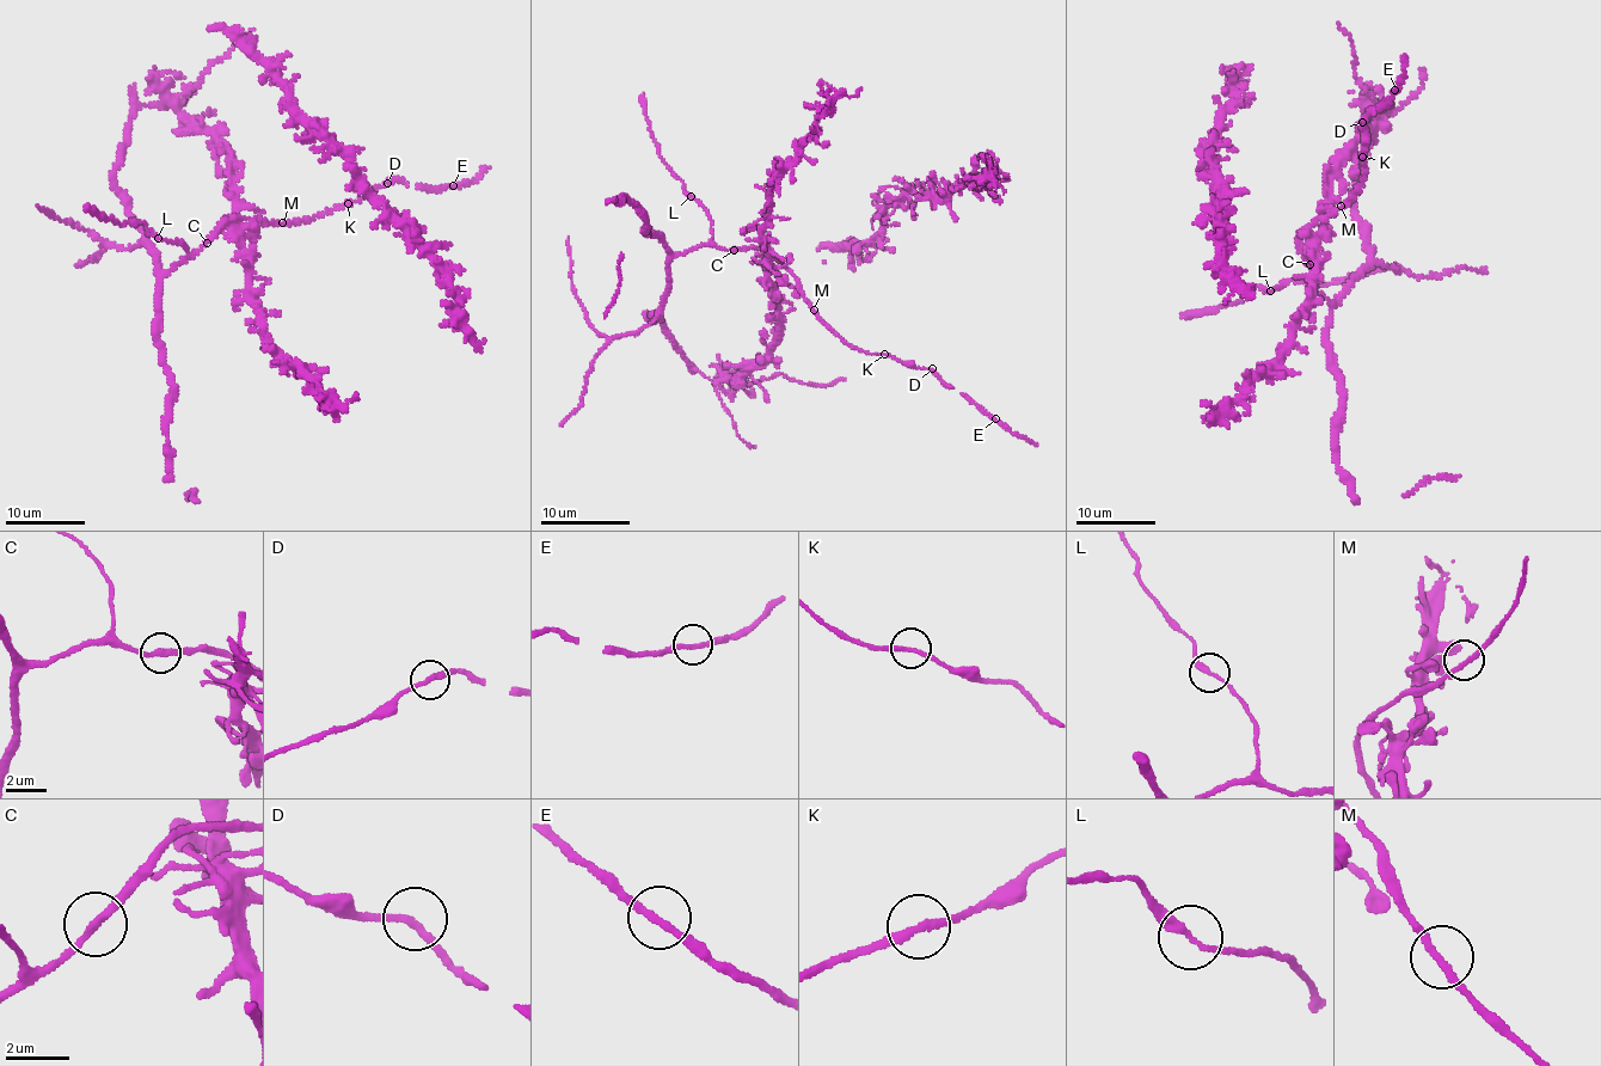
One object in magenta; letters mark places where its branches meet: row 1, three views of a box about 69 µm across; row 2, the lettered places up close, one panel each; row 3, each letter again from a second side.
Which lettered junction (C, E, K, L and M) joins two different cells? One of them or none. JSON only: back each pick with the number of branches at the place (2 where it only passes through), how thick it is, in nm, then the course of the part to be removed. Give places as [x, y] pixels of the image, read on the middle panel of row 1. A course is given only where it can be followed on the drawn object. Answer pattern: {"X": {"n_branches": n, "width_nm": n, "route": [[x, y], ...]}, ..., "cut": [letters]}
{"cut": []}

